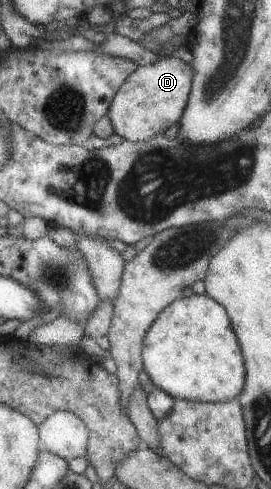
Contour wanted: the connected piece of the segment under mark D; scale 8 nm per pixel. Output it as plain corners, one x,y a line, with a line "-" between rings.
178,55
160,57
152,64
139,66
124,80
124,84
114,94
107,116
114,133
123,139
144,142
162,134
179,122
192,86
191,64
184,62

